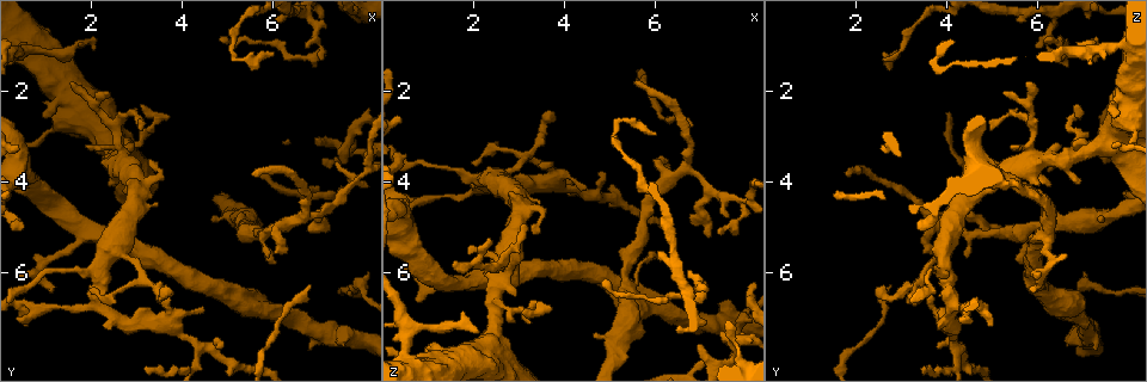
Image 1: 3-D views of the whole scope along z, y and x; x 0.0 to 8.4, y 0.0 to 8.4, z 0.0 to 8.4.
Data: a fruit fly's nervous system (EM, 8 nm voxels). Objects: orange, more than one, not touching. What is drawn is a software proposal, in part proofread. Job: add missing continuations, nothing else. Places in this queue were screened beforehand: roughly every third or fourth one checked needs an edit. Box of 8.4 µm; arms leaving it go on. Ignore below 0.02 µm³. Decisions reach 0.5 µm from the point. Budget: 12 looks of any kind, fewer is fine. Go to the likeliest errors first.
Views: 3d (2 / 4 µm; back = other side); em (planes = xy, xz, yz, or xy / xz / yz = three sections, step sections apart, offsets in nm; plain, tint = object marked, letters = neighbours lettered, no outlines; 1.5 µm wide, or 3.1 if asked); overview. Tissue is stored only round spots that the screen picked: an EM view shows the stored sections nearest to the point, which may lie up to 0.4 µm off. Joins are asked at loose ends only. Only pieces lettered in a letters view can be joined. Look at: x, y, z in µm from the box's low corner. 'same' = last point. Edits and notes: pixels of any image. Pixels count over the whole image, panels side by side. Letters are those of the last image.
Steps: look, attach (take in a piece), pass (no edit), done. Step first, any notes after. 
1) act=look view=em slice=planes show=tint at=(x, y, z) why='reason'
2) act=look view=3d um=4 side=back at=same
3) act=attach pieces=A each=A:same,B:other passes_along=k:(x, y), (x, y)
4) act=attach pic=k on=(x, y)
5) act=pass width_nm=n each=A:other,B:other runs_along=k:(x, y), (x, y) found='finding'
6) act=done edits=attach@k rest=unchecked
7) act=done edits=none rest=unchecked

act=look view=3d um=4 at=(1.20, 6.45, 5.80) why='tapers out'

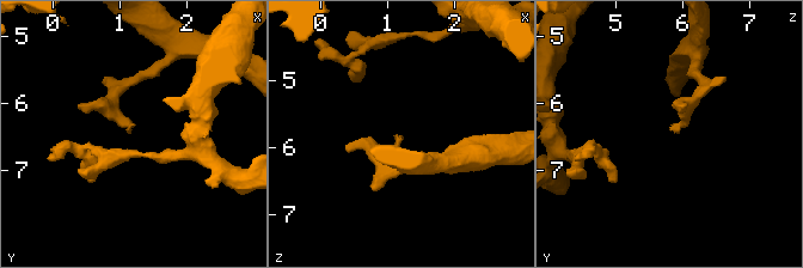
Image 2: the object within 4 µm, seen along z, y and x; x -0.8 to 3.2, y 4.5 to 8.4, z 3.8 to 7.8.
act=look view=em slice=xy step=4 show=letters at=(1.10, 6.45, 5.80)

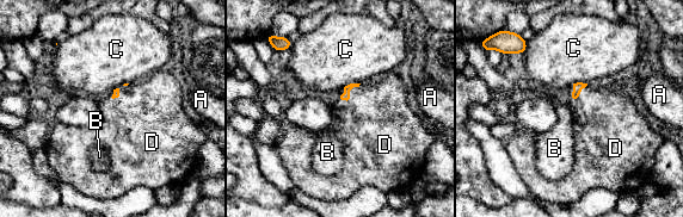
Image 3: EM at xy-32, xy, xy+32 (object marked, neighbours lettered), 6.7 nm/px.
act=attach pieces=D each=A:other,B:other,C:other,D:same passes_along=3:(345, 95), (349, 94), (376, 119) found='it goes on there'

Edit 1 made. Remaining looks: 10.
act=look view=3d um=2 at=(4.45, 6.80, 4.10) why='an open end'

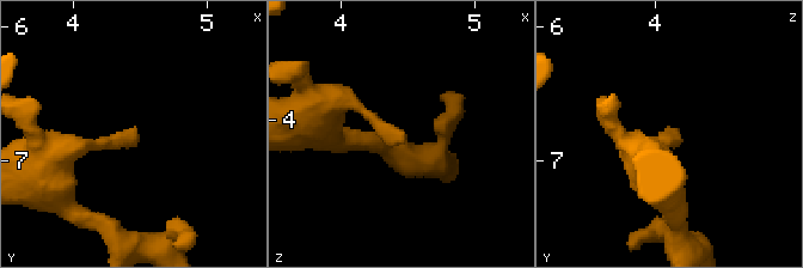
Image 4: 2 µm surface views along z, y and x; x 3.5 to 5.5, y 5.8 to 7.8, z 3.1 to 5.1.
act=look view=em slice=planes show=plain at=(4.50, 6.80, 4.16) why='shape alone is not enough'

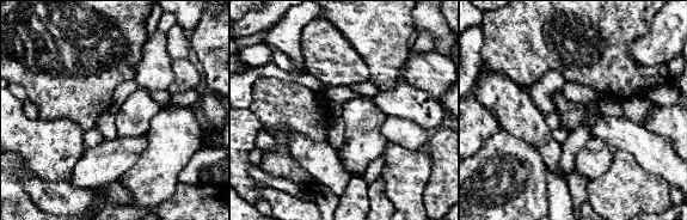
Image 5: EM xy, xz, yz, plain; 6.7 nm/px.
act=look view=em slice=planes show=letters at=same why='what lies round it'

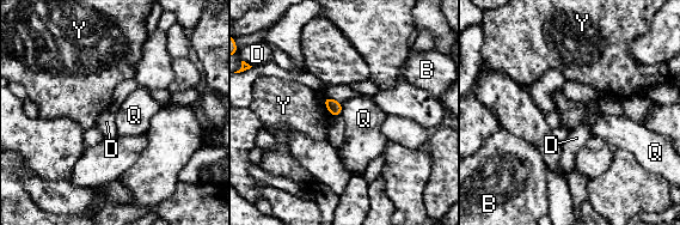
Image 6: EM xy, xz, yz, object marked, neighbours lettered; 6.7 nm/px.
act=pass each=B:other,D:other,Q:other,Y:other border=6:(343, 103), (340, 115) found='none of them fits'

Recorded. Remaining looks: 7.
act=look view=em slice=planes show=letters at=(3.10, 2.35, 6.80) why='thin end'

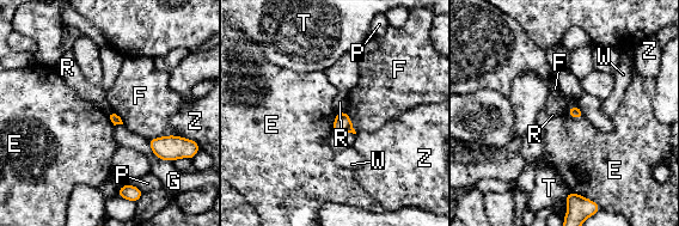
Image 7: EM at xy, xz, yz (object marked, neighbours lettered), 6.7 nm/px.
act=pass each=E:other,F:other,G:other,P:other,R:other,T:other,W:other,Z:other border=7:(337, 112), (332, 132) found='no lettered piece goes on from it'

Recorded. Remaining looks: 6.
act=look view=em slice=xy step=8 show=letters at=(4.80, 0.85, 6.20) why='free end'

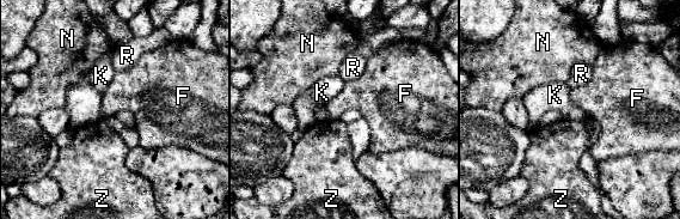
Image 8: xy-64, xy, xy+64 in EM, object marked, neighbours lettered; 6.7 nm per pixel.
act=look view=em slice=planes show=letters at=same why='another direction'

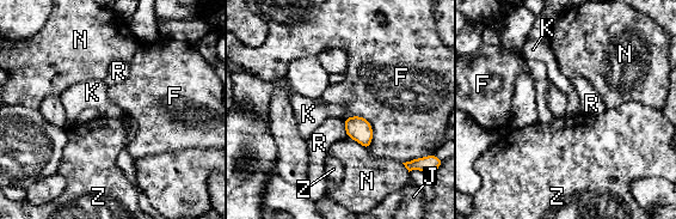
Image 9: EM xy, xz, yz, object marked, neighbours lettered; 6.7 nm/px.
act=pass width_nm=160 longest_contact=F:280nm each=F:other,J:other,K:other,N:other,R:other,Z:other found='no lettered piece goes on from it'

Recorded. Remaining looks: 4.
act=look view=em slice=planes show=letters at=(1.55, 1.80, 5.80) why='an open end'

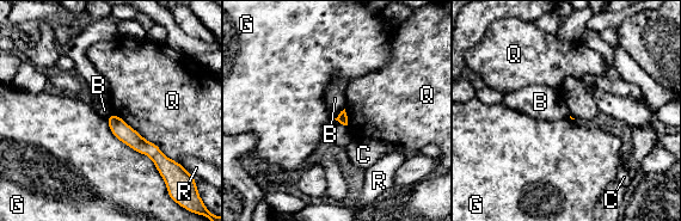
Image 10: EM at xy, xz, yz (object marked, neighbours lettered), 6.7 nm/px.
act=pass each=B:other,C:other,G:other,Q:other,R:other runs_along=10:(111, 118), (130, 137), (163, 160) found='no lettered piece goes on from it'

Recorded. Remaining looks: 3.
act=done edits=attach@3 rest=unchecked

